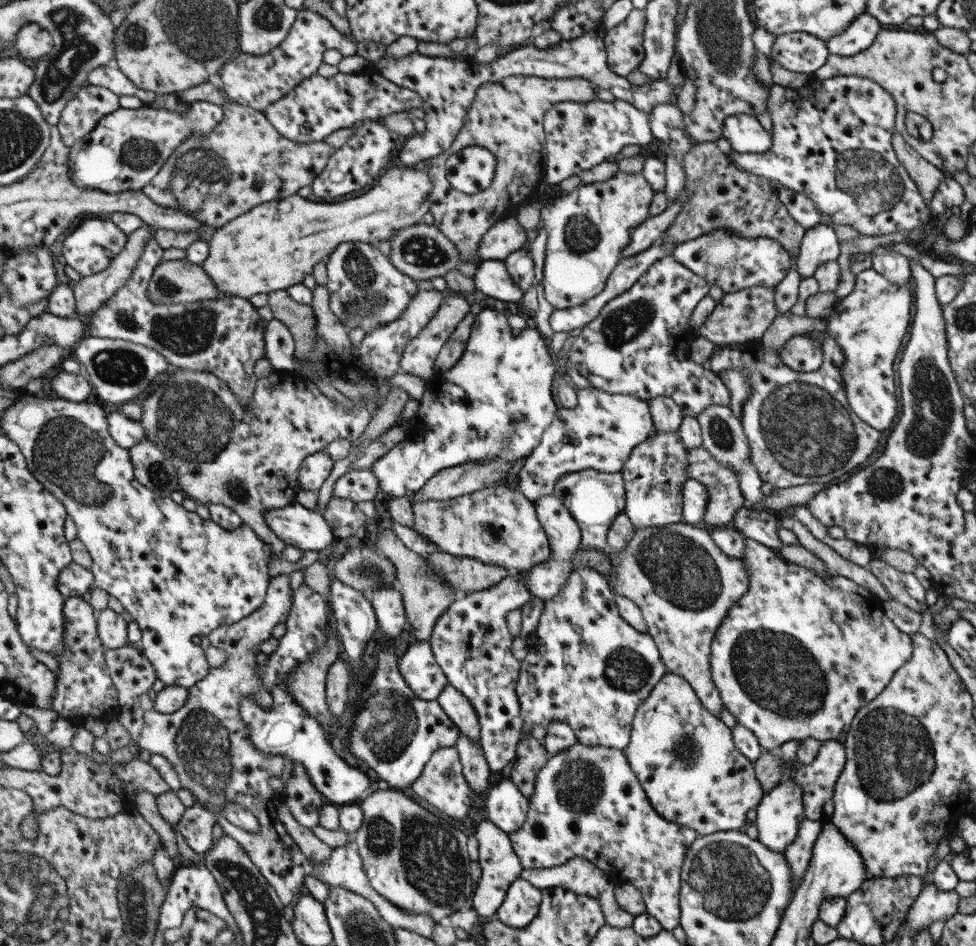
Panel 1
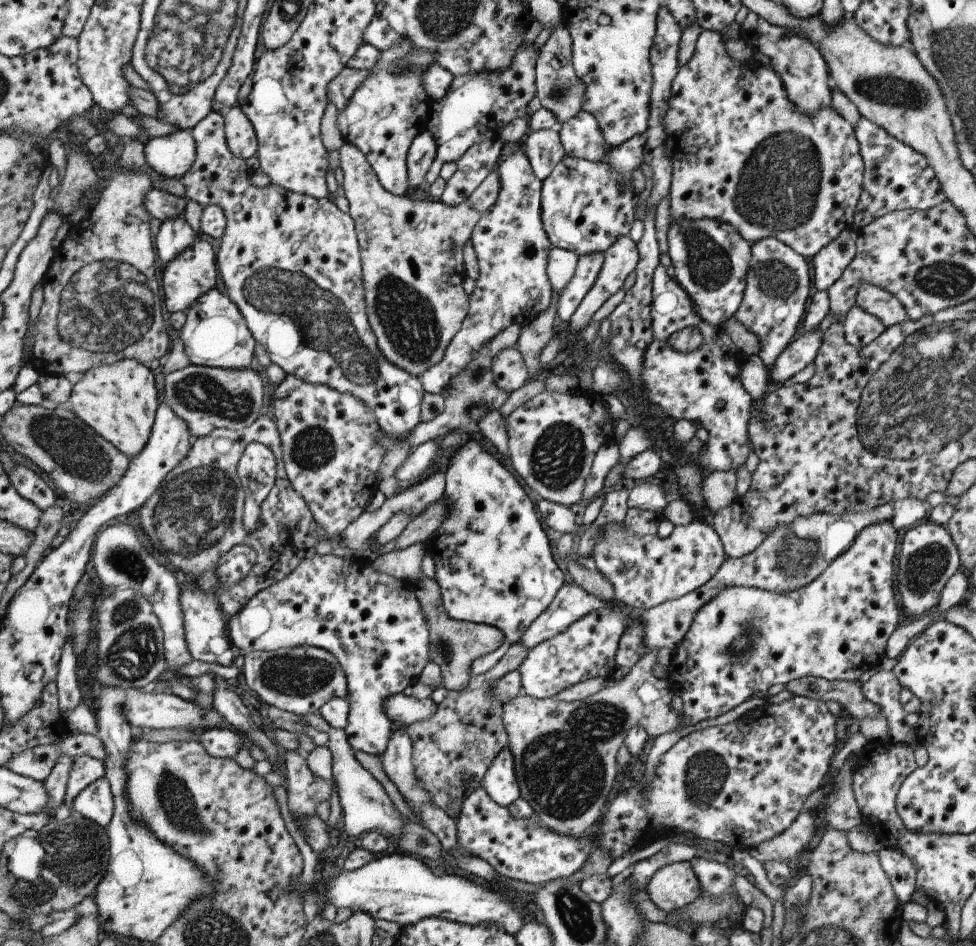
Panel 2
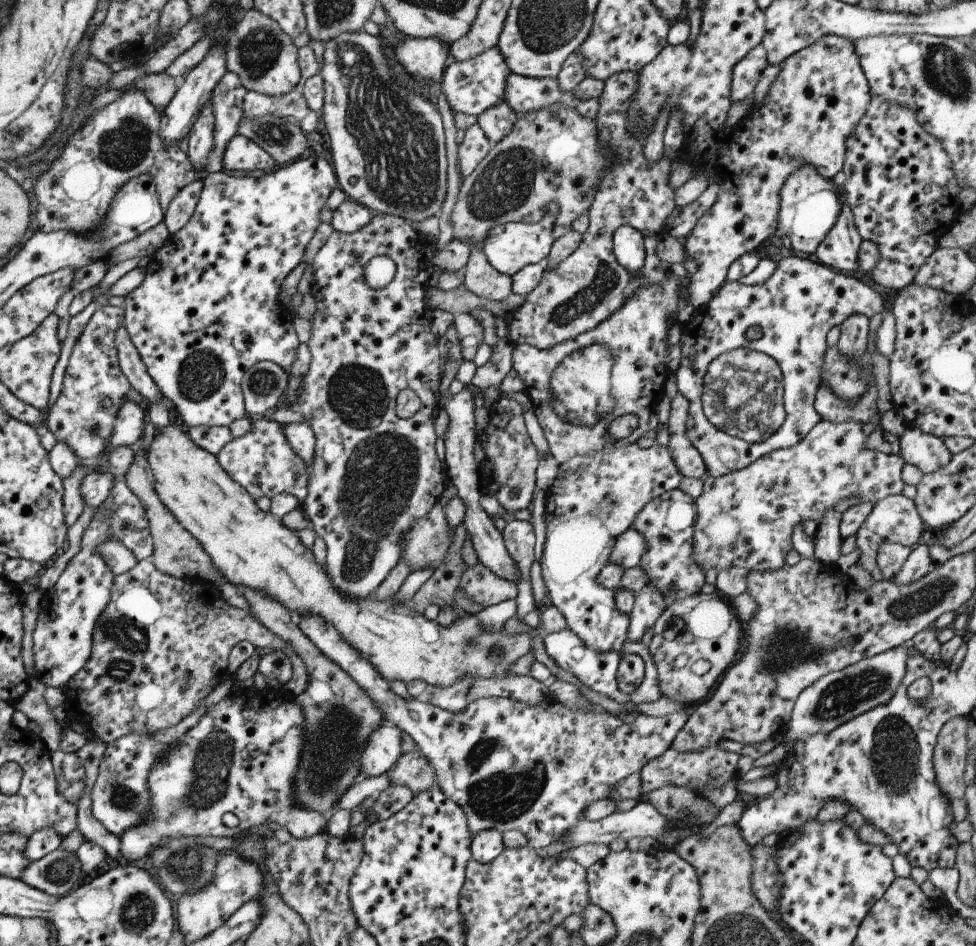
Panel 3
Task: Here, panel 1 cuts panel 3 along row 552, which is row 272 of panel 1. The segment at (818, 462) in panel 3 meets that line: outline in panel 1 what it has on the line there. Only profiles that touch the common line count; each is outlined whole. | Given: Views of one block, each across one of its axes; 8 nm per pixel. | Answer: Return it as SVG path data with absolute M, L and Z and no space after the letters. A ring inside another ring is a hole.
M724 228L708 234L707 248L699 248L699 240L684 240L675 246L670 255L691 272L703 277L708 286L719 287L723 294L757 286L773 289L790 267L788 252L773 239L741 238Z

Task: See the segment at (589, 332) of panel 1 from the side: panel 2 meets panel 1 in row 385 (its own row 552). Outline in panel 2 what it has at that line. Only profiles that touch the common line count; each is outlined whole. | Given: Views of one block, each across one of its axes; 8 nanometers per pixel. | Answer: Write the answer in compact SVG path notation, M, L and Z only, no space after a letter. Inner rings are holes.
M704 520L674 525L667 538L631 536L621 523L609 524L590 552L594 569L613 587L615 602L636 610L649 610L663 602L681 598L703 586L727 558L719 537Z

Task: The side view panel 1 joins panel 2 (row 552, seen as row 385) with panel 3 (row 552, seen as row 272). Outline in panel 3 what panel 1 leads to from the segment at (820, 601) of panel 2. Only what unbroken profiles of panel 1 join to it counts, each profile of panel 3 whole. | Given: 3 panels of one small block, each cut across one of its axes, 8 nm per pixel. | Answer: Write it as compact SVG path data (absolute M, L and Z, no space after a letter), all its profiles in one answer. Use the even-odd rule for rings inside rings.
M901 493L878 500L854 534L854 543L859 551L855 564L861 566L863 570L871 572L872 569L877 568L876 554L882 544L895 543L911 548L911 546L915 546L917 538L921 536L921 530L923 530L923 521L912 500L905 498Z

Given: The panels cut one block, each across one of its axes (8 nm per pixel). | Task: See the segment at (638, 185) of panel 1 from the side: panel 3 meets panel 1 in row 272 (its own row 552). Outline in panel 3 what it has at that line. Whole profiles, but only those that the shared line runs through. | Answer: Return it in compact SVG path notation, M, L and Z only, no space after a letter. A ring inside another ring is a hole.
M635 443L613 452L597 451L585 456L574 456L556 468L555 478L545 492L544 519L546 533L540 564L541 578L553 605L563 615L567 628L593 652L620 651L626 641L628 615L621 614L614 605L614 592L596 581L597 573L607 564L615 539L627 530L633 517L656 496L678 488L681 475L675 468L667 447L657 444L641 449Z

